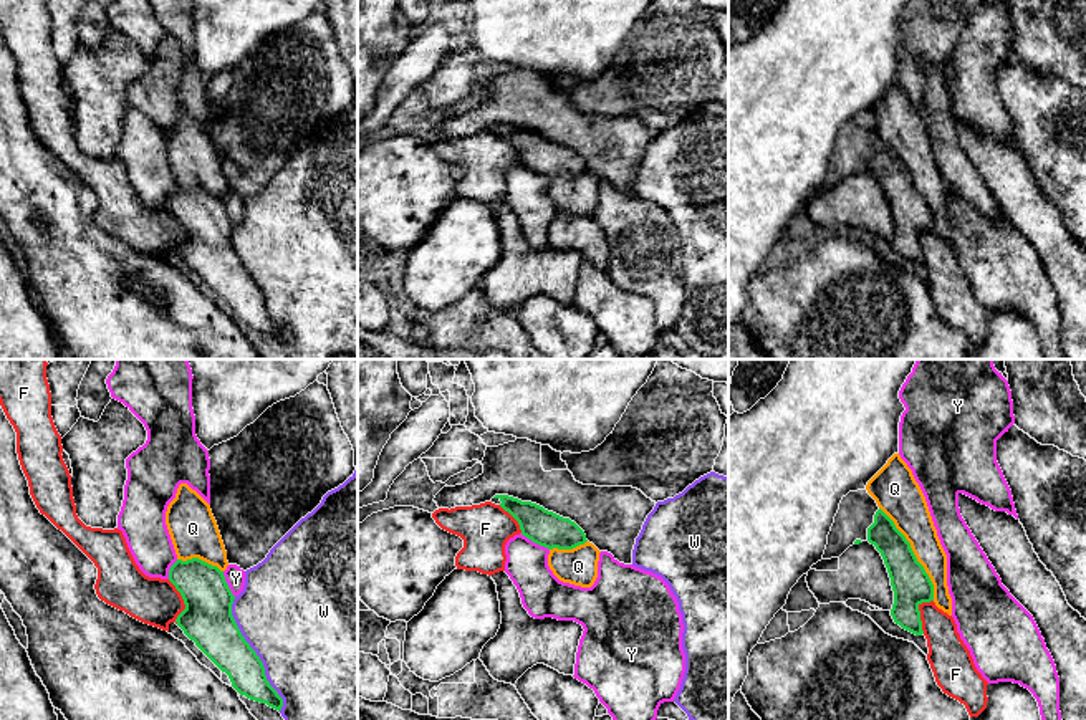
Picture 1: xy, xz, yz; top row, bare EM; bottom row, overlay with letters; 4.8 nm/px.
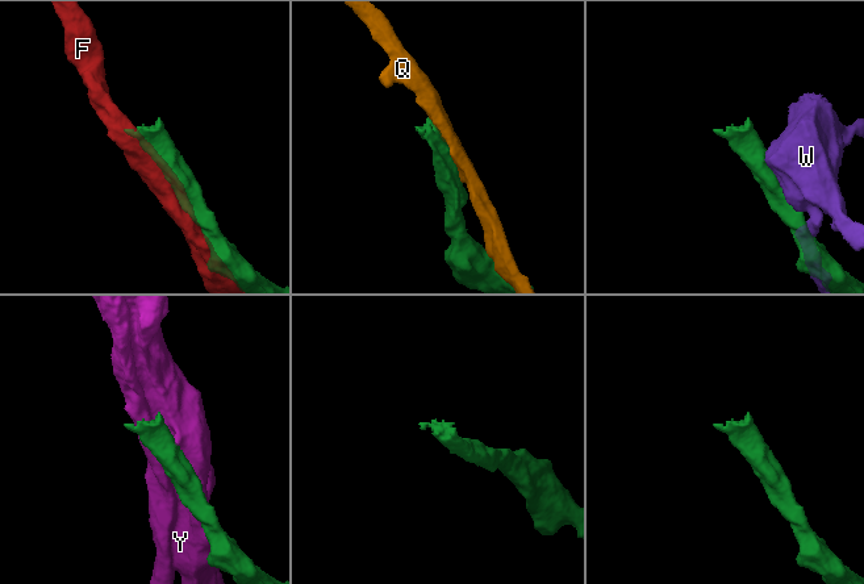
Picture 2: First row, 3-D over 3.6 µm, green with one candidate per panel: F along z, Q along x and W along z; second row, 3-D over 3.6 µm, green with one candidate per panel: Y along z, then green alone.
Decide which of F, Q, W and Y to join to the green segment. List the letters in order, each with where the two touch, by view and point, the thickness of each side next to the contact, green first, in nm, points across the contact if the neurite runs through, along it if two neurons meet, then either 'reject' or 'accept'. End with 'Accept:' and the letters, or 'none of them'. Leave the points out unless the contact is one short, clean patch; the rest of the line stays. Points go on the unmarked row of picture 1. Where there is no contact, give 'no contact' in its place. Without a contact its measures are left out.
F: meets green in xy at (184, 230); 240 nm thick on the green side, 240 nm on the other; reject
Q: meets green in yz at (913, 182); 190 nm thick on the green side, 200 nm on the other; reject
W: meets green in xy at (255, 283); 220 nm thick on the green side, 480 nm on the other; reject
Y: meets green in xz at (535, 171); 170 nm thick on the green side, 200 nm on the other; reject
Accept: none of them

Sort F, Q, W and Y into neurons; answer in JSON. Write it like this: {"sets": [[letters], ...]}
{"sets": [["F"], ["Q", "Y"], ["W"]]}

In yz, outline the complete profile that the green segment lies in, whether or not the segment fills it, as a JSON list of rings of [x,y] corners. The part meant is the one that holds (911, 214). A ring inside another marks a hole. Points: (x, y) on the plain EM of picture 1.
[[[867,119],[843,126],[828,164],[823,189],[839,187],[849,175],[869,170],[881,182],[894,220],[891,245],[902,258],[922,265],[919,235],[934,230],[934,214],[911,172],[877,136]]]

